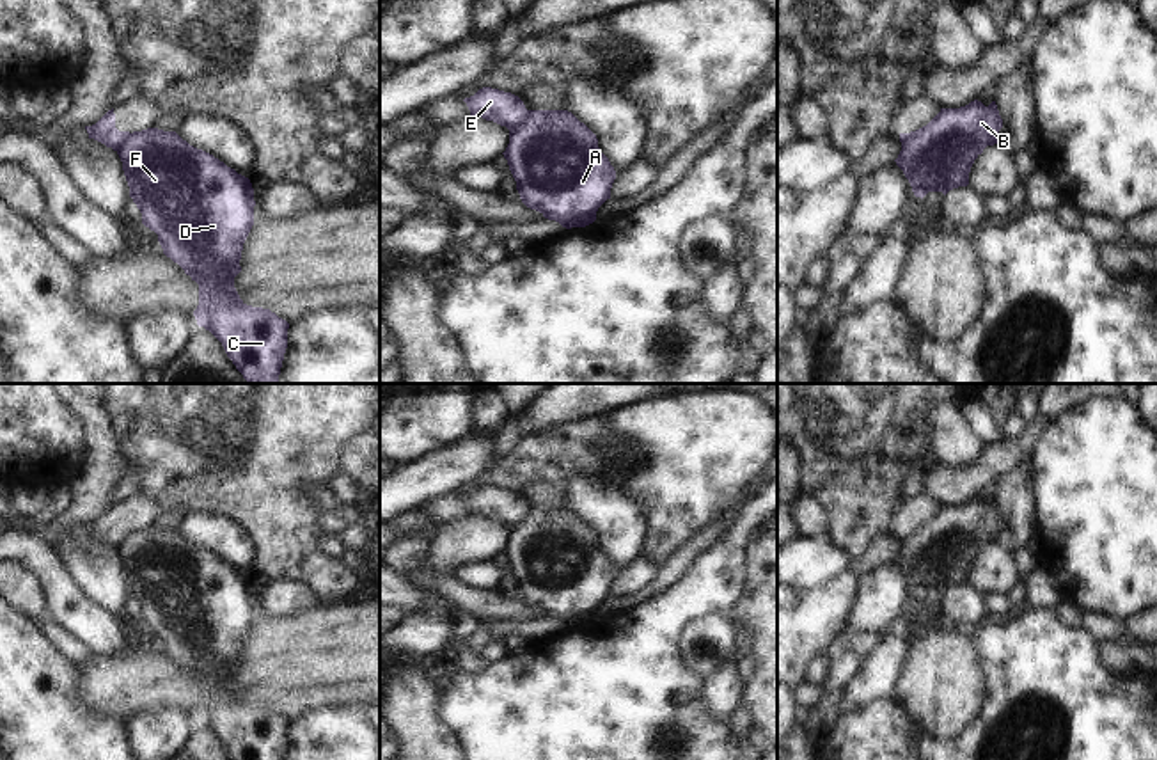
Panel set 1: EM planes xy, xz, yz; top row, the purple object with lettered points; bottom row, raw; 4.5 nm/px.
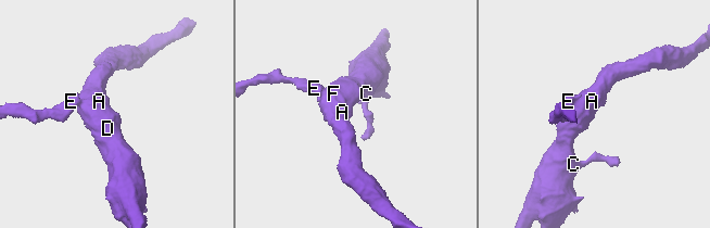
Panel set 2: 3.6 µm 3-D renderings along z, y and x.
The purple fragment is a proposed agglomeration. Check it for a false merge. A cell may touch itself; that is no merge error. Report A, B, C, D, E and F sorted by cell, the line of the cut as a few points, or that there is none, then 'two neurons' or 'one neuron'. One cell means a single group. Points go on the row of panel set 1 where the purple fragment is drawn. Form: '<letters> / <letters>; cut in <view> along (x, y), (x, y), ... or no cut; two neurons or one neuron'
A B C D F / E; cut in xz along (527, 110), (510, 130); two neurons

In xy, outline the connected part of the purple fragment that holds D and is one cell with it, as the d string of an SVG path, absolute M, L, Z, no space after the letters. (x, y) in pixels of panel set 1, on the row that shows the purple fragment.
M158 128L130 133L117 154L142 224L158 234L163 254L199 284L199 305L193 311L197 325L222 343L248 384L277 384L289 323L270 309L247 305L234 288L234 277L241 272L243 243L254 226L256 201L250 179L190 146L176 131Z

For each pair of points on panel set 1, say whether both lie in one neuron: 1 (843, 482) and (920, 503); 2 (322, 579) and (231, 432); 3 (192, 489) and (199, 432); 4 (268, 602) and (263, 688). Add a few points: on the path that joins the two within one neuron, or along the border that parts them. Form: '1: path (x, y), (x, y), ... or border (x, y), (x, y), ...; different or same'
1: border (904, 499), (895, 519), (897, 528); different
2: path (286, 542), (283, 524), (256, 469); same
3: path (192, 474), (192, 455), (197, 446); same
4: border (307, 609), (290, 617), (254, 620); different

